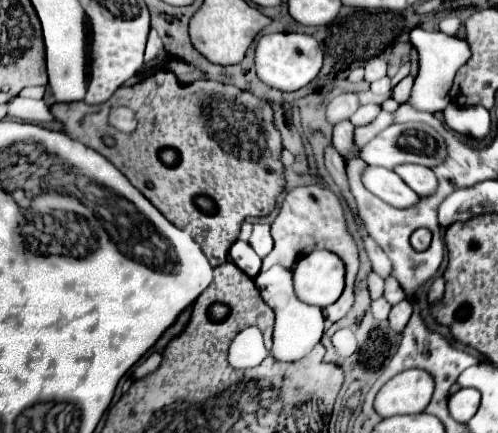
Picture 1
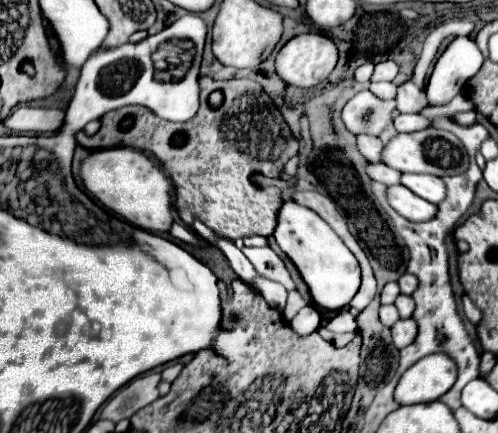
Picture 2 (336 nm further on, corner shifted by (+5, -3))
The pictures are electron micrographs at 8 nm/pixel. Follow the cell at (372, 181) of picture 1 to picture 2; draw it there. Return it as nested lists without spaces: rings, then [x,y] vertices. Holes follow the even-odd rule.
[[[396,184],[396,186],[390,186],[386,190],[386,198],[388,198],[388,204],[404,218],[408,220],[414,220],[414,222],[426,222],[430,218],[434,218],[436,214],[436,206],[422,200],[420,196],[416,196],[412,190],[408,190],[406,186],[402,184]]]

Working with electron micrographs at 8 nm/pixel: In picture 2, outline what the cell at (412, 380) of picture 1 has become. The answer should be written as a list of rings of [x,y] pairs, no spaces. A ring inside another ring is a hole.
[[[430,354],[402,374],[394,398],[400,406],[434,402],[452,388],[454,380],[456,364],[446,354]]]

